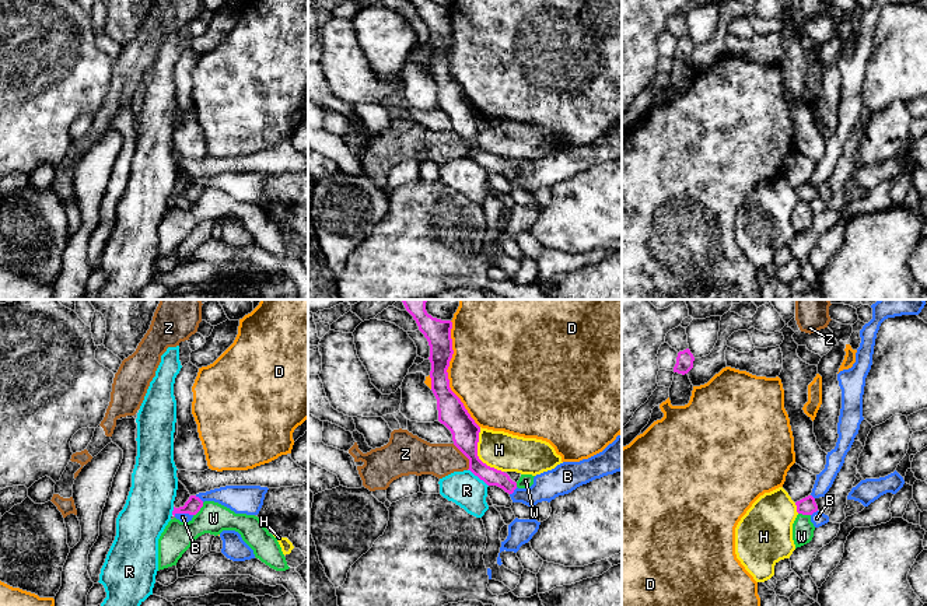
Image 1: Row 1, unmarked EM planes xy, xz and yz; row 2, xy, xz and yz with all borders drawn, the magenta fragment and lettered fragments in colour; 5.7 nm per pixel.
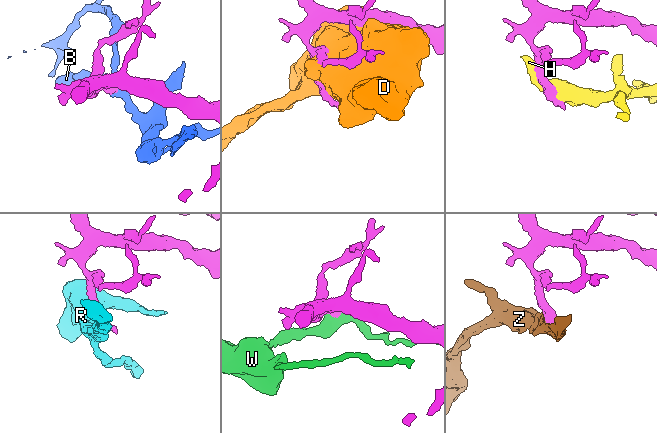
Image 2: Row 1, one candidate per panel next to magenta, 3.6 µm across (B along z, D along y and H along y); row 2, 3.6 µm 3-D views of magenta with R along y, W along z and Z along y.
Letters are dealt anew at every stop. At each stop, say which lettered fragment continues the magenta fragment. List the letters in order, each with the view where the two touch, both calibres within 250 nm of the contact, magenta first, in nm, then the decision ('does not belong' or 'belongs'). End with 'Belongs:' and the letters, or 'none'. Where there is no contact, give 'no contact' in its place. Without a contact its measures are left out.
B: contact in xy; calibres 90 and 50 nm; does not belong
D: contact in xz; calibres 160 and 480 nm; does not belong
H: contact in xz; calibres 160 and 220 nm; does not belong
R: contact in xz; calibres 160 and 200 nm; does not belong
W: contact in xy; calibres 90 and 180 nm; does not belong
Z: contact in xz; calibres 160 and 190 nm; does not belong
Belongs: none

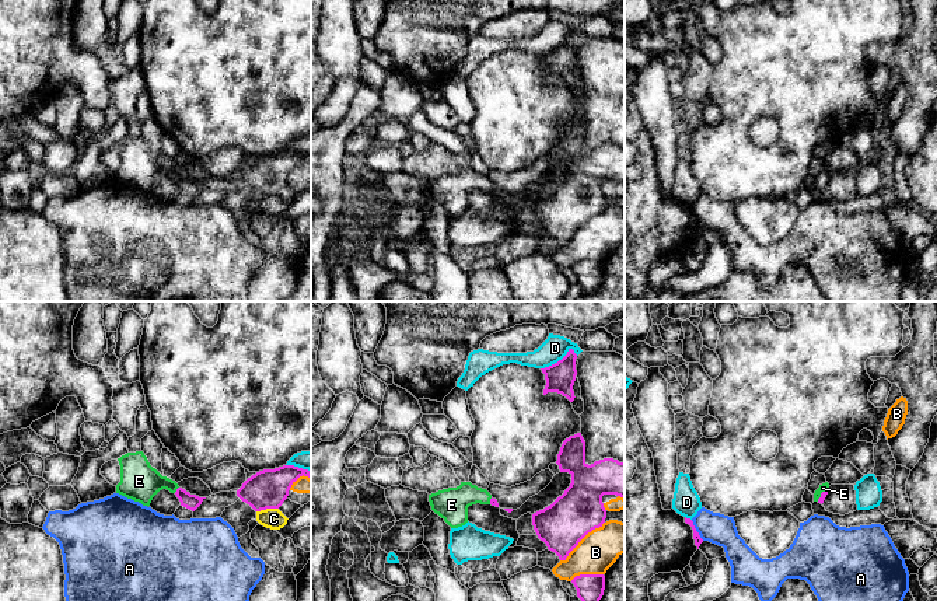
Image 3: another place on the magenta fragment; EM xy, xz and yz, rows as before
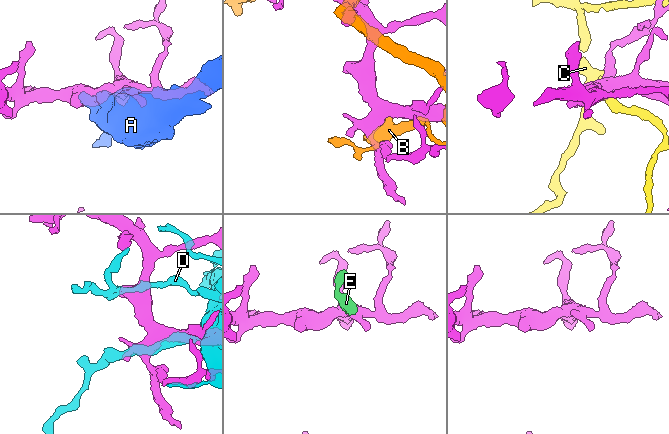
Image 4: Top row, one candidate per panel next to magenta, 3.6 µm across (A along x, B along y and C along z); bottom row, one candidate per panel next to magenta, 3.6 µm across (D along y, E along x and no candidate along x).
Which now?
A: contact in yz; calibres 50 and 180 nm; does not belong
B: contact in xz; calibres 280 and 220 nm; does not belong
C: contact in xy; calibres 220 and 120 nm; does not belong
D: contact in xz; calibres 170 and 150 nm; does not belong
E: contact in xy; calibres 90 and 220 nm; belongs
Belongs: E

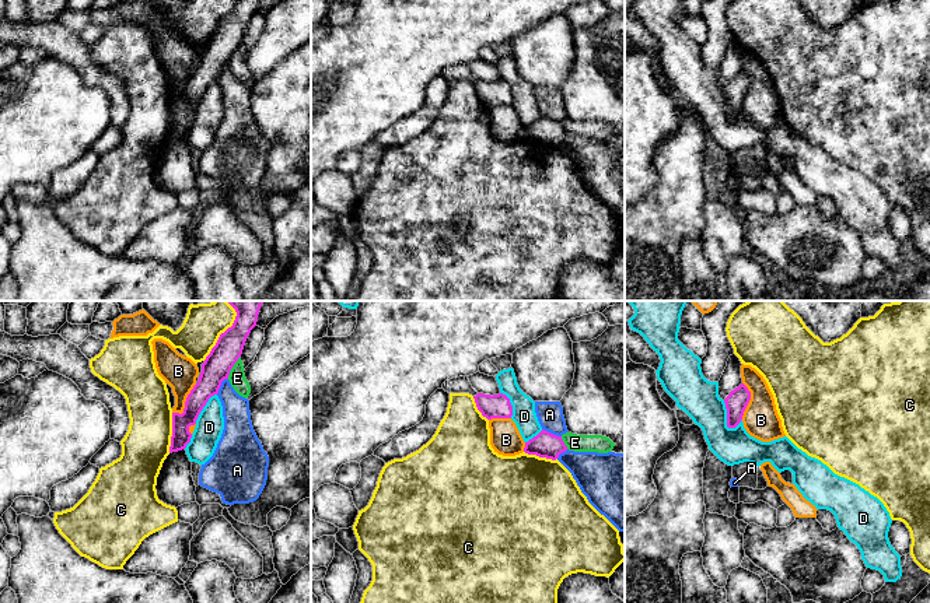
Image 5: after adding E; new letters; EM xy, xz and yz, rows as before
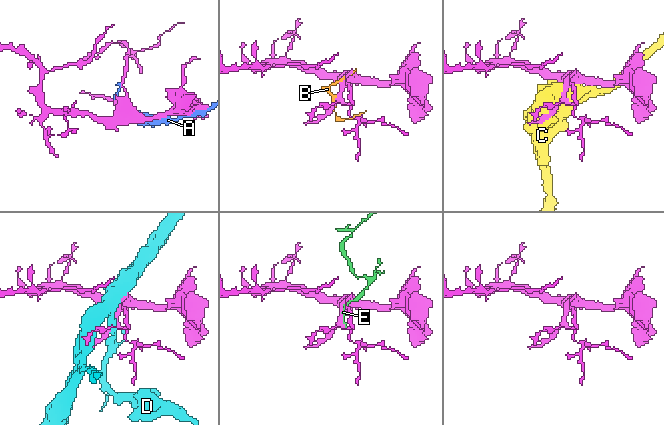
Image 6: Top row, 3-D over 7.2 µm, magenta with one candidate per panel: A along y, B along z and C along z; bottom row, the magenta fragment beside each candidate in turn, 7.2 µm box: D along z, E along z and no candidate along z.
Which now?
A: contact in xz; calibres 140 and 150 nm; does not belong
B: contact in xy; calibres 150 and 190 nm; does not belong
C: contact in xy; calibres 160 and 220 nm; does not belong
D: contact in yz; calibres 130 and 220 nm; does not belong
E: contact in xy; calibres 160 and 100 nm; does not belong
Belongs: none

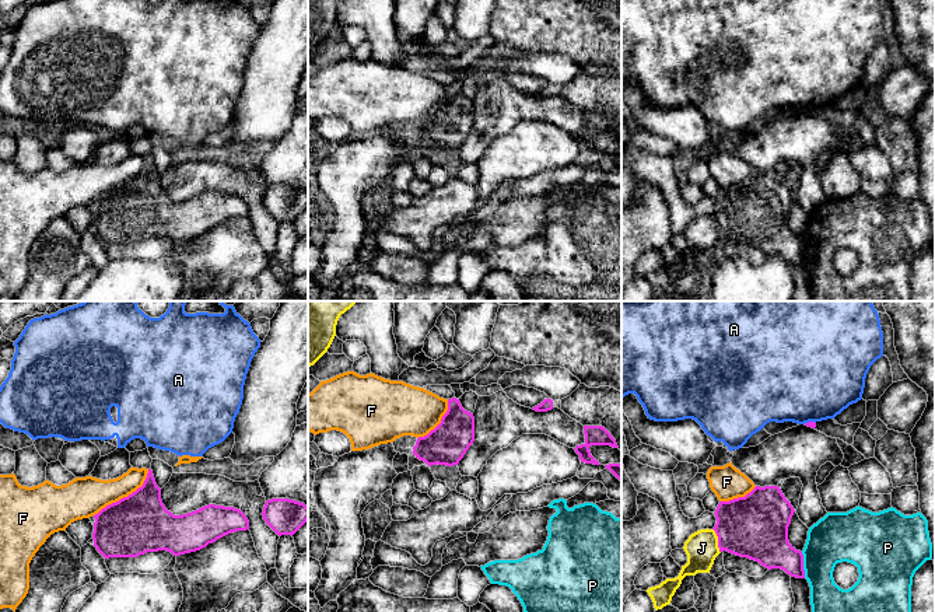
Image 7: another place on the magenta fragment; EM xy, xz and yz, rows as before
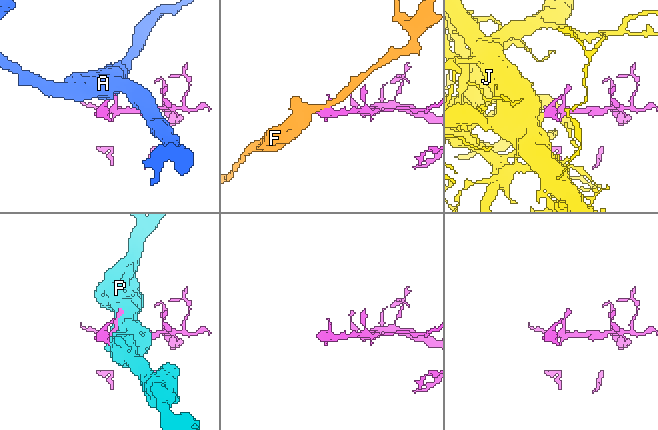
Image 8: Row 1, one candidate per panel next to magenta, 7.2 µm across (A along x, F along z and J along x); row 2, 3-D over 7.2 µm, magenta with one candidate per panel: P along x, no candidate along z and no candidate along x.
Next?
A: contact in yz; calibres 40 and 500 nm; does not belong
F: contact in xy; calibres 340 and 240 nm; does not belong
J: contact in yz; calibres 360 and 190 nm; belongs
P: contact in yz; calibres 260 and 280 nm; does not belong
Belongs: J

